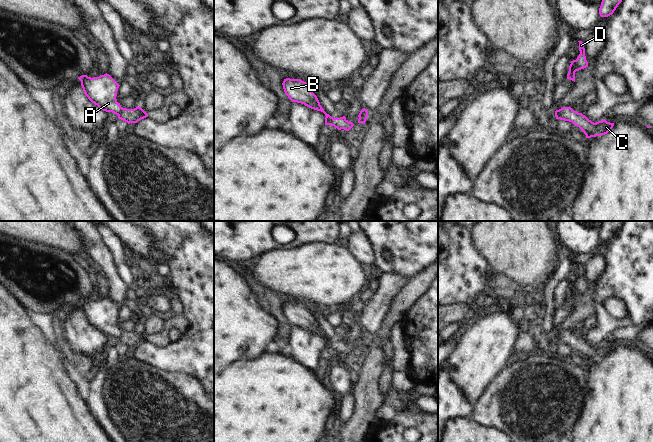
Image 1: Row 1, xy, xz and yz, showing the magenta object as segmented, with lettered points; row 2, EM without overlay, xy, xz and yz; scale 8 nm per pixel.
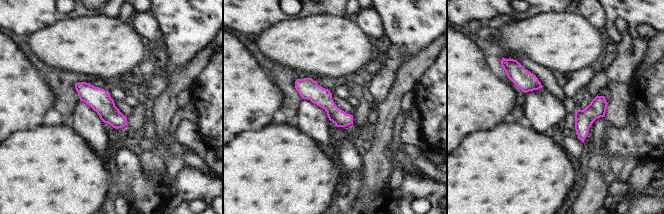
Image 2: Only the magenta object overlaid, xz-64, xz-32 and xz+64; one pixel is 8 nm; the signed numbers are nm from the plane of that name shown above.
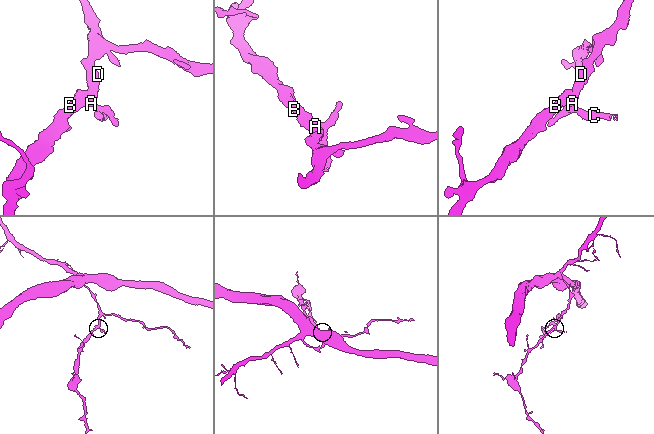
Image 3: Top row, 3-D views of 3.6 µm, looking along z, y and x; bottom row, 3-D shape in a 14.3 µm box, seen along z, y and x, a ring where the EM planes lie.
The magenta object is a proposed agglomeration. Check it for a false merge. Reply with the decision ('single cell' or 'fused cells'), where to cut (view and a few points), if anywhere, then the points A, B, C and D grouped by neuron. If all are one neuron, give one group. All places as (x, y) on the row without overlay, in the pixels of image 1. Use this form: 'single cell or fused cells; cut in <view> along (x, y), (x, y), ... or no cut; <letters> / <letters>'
single cell; no cut; A B C D

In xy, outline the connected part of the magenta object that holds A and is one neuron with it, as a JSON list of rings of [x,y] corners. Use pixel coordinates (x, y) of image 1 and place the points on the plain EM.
[[[109,298],[93,302],[82,299],[78,303],[81,305],[81,310],[88,323],[103,335],[116,338],[118,343],[128,348],[137,347],[148,341],[148,338],[140,330],[134,333],[121,331],[116,323],[120,309]]]

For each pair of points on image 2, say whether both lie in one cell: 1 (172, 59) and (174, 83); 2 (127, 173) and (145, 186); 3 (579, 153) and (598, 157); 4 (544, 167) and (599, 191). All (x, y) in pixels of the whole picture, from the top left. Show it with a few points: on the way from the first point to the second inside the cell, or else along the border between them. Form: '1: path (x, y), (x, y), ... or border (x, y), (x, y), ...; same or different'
1: border (192, 58), (179, 71), (169, 75); different
2: path (131, 177), (141, 186); same
3: border (587, 155), (584, 158); different
4: border (576, 190), (568, 202); different

